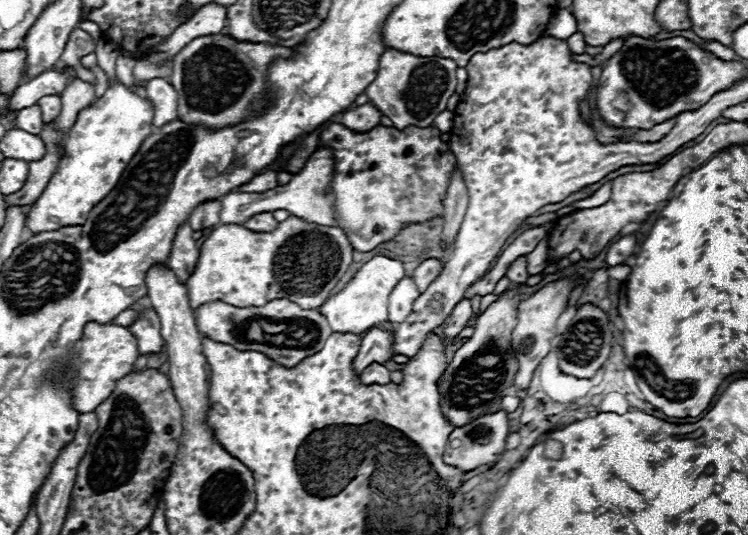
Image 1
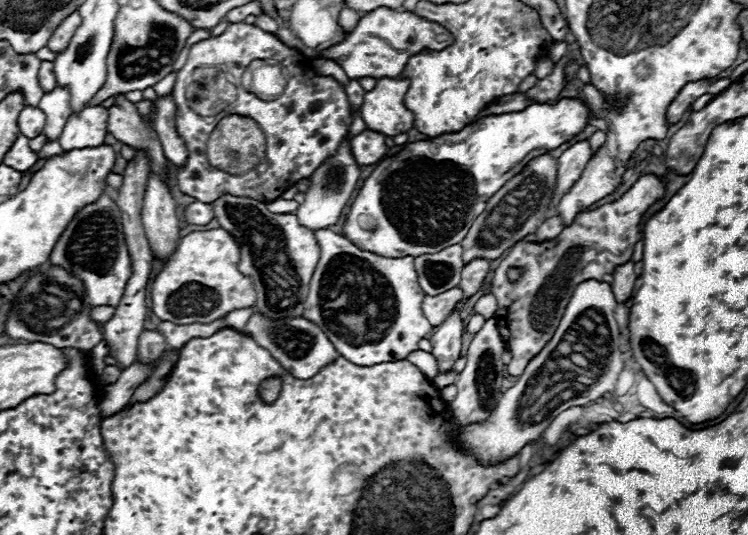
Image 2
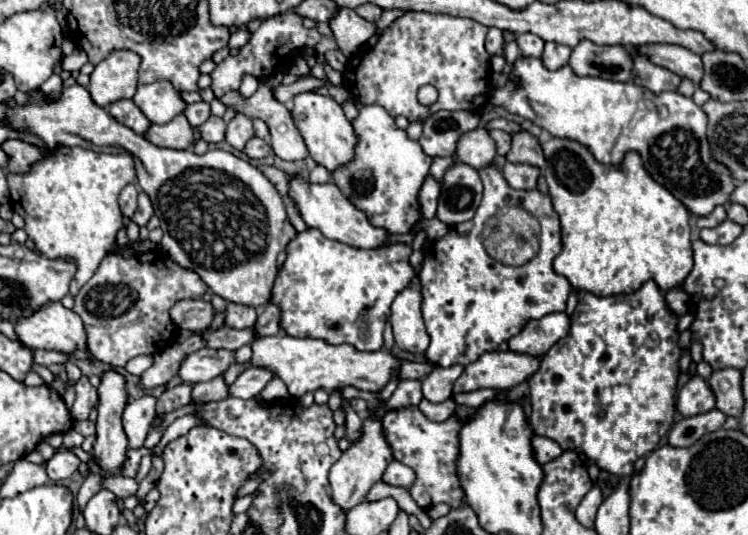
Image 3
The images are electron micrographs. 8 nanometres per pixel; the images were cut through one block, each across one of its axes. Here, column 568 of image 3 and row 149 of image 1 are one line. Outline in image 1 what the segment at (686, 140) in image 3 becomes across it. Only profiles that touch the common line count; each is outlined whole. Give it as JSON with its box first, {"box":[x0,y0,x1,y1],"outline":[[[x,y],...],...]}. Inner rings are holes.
{"box":[26,78,154,232],"outline":[[[112,78],[104,96],[96,106],[80,112],[76,124],[66,138],[66,158],[60,160],[52,180],[42,192],[40,200],[32,204],[26,226],[32,232],[50,232],[64,226],[86,224],[88,212],[112,192],[122,172],[142,146],[142,142],[154,132],[154,104],[148,98],[140,98]]]}

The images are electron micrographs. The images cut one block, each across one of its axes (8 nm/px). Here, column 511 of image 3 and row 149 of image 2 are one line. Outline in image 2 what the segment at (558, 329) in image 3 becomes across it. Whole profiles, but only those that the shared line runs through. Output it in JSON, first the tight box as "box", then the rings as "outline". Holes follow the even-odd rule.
{"box":[296,140,360,230],"outline":[[[344,140],[338,148],[338,154],[328,158],[312,176],[310,176],[310,190],[304,192],[304,204],[300,204],[300,208],[296,210],[296,216],[300,220],[300,224],[304,224],[306,228],[310,230],[316,230],[316,228],[326,228],[330,224],[336,224],[336,220],[340,218],[354,186],[356,186],[356,180],[360,176],[360,166],[356,164],[352,152],[350,152],[350,146],[348,142]]]}

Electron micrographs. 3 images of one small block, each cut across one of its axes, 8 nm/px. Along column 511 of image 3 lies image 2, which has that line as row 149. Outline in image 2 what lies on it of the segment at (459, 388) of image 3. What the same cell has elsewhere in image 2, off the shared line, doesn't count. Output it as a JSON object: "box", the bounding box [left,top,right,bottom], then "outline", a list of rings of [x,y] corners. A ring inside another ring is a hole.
{"box":[350,130,388,166],"outline":[[[364,130],[362,134],[354,136],[354,140],[350,142],[352,146],[352,156],[360,166],[368,166],[378,162],[380,158],[384,158],[384,154],[388,152],[388,146],[384,142],[384,134],[380,132],[372,132],[372,130]]]}

